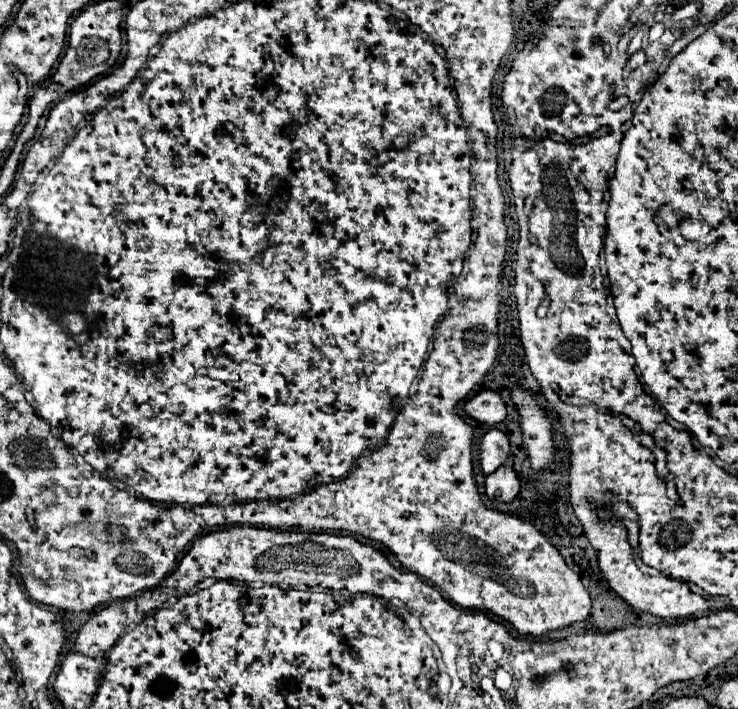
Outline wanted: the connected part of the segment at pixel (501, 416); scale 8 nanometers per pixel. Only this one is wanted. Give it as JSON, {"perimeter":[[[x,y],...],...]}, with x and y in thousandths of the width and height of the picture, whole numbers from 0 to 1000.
{"perimeter":[[[652,550],[649,556],[644,556],[641,561],[636,561],[630,567],[627,578],[641,592],[646,592],[652,598],[663,598],[663,601],[682,595],[687,587],[687,578],[684,578],[679,559],[668,550]]]}

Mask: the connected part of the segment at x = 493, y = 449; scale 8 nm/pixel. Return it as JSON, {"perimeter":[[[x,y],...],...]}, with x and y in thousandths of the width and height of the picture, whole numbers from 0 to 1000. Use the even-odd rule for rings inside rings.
{"perimeter":[[[660,606],[649,626],[649,646],[652,646],[652,666],[660,671],[671,666],[690,640],[690,618],[679,606]]]}

